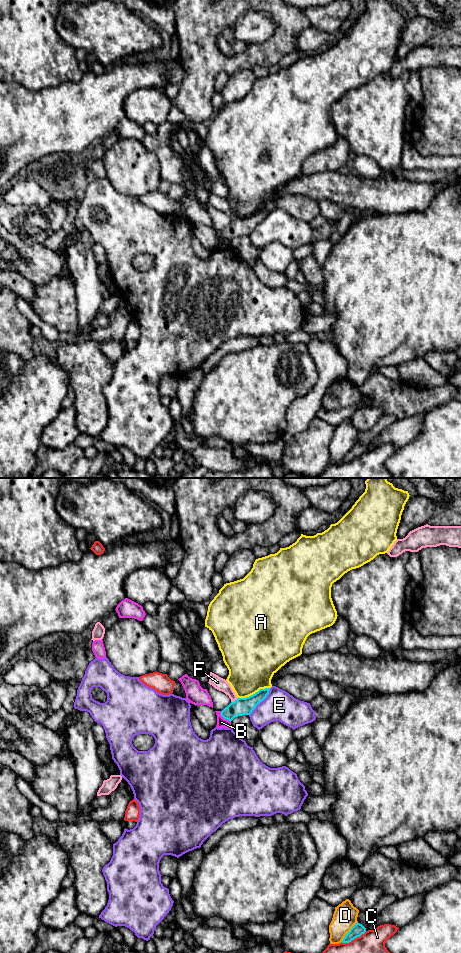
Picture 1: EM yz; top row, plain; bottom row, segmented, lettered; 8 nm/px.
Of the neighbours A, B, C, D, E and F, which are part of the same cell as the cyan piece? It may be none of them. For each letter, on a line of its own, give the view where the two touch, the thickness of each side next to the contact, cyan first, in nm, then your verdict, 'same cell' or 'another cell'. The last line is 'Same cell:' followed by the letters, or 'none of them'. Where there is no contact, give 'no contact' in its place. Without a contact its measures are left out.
A: contact in yz; calibres 140 and 380 nm; another cell
B: contact in yz; calibres 140 and 80 nm; another cell
C: contact in yz; calibres 100 and 360 nm; another cell
D: contact in yz; calibres 100 and 190 nm; another cell
E: contact in yz; calibres 140 and 240 nm; another cell
F: contact in yz; calibres 140 and 100 nm; another cell
Same cell: none of them

